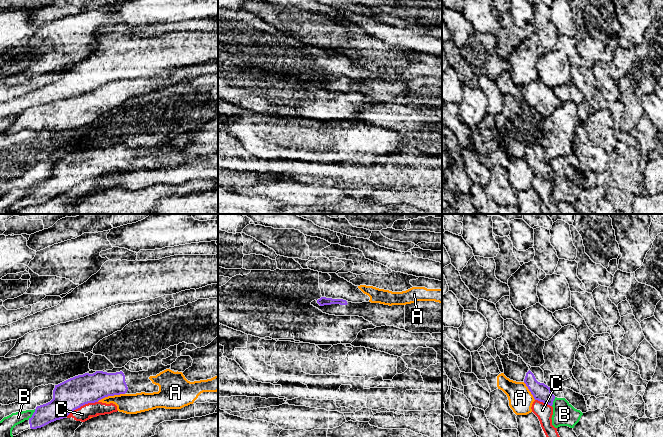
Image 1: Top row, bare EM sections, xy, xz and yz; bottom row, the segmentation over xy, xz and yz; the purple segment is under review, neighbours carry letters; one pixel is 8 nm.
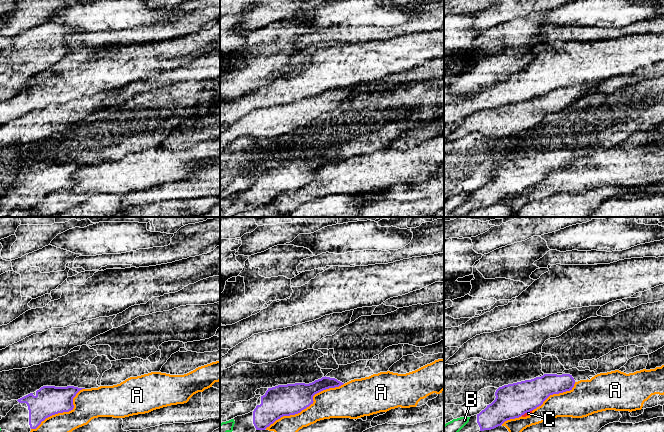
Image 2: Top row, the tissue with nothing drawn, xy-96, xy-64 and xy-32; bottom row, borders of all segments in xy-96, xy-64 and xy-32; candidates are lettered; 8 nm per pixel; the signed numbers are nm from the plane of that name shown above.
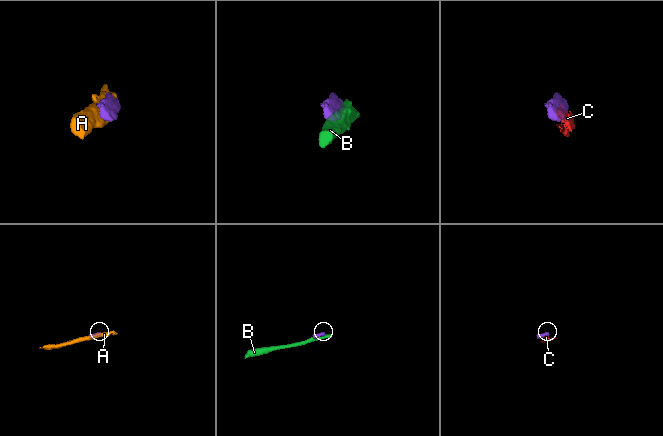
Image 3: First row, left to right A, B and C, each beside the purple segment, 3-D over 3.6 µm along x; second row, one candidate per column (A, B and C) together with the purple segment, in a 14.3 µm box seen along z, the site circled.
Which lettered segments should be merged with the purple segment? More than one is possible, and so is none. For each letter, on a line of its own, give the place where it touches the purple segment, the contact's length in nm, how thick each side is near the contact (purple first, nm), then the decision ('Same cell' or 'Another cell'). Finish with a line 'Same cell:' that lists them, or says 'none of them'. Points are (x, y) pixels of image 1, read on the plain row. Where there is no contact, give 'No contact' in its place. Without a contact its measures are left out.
A: Touches purple at xy (110, 171). Shared border 240 nm. Thickness 240 nm (purple) against 160 nm. Another cell
B: Touches purple at xy (33, 190). Shared border 110 nm. Thickness 190 nm (purple) against 120 nm. Another cell
C: Touches purple at xy (81, 181). Shared border 280 nm. Thickness 240 nm (purple) against 120 nm. Another cell
Same cell: none of them

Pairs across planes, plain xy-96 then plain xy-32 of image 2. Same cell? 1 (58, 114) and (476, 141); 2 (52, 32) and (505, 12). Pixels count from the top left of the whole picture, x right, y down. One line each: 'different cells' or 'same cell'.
1: different cells
2: different cells

